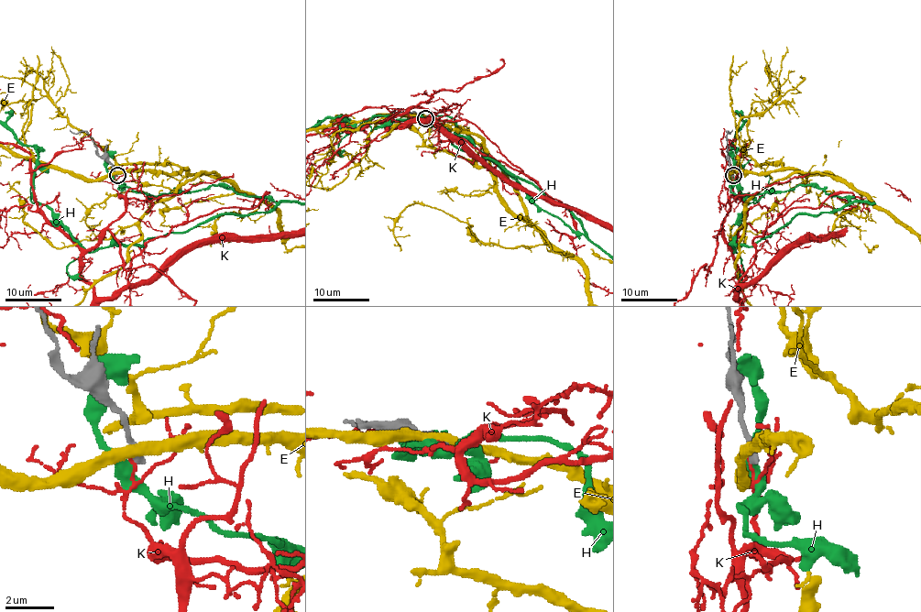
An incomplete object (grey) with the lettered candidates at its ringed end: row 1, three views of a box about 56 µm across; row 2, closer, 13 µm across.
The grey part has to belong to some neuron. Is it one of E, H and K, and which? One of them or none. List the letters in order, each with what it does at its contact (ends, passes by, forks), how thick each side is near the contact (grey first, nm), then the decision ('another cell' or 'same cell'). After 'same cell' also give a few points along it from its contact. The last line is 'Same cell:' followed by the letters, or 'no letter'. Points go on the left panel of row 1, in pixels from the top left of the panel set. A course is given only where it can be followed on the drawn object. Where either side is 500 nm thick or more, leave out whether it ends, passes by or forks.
E: it passes by; calibres 360 and 420 nm; another cell
H: it forks; calibres 320 and 320 nm; another cell
K: it passes by; calibres 340 and 70 nm; another cell
Same cell: no letter

